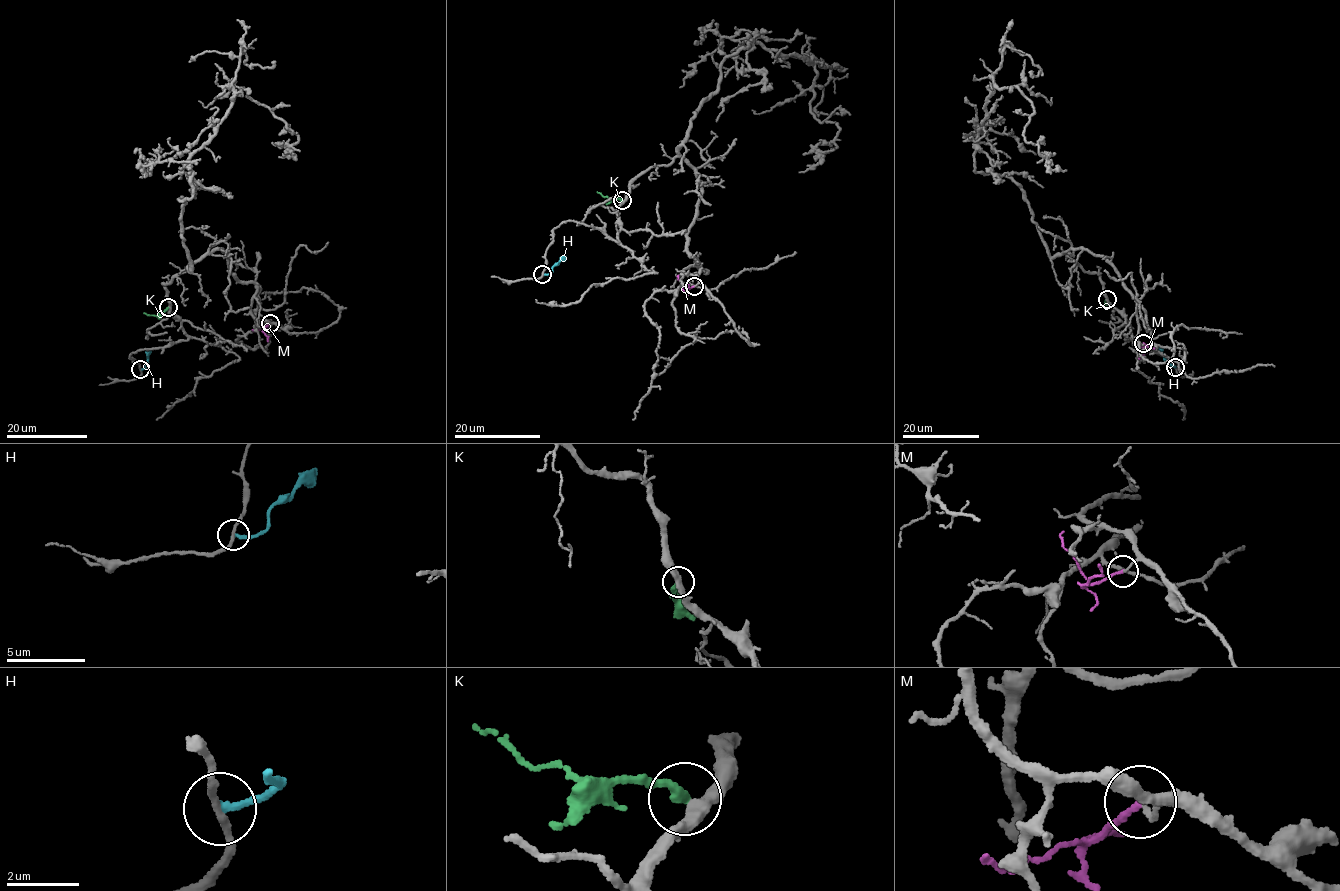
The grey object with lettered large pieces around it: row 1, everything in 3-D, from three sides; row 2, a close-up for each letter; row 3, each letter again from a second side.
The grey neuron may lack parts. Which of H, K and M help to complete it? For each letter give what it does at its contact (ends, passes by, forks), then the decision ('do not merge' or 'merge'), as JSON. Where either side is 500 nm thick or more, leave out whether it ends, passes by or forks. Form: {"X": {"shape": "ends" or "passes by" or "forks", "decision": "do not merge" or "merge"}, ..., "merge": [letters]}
{"H": {"shape": "ends", "decision": "do not merge"}, "K": {"shape": "ends", "decision": "do not merge"}, "M": {"shape": "ends", "decision": "do not merge"}, "merge": []}

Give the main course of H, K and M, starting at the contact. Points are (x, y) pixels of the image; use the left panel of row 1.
H: (140, 370), (147, 367), (149, 350)
K: (168, 307), (158, 315), (144, 312)
M: (270, 324), (263, 330), (268, 341)

